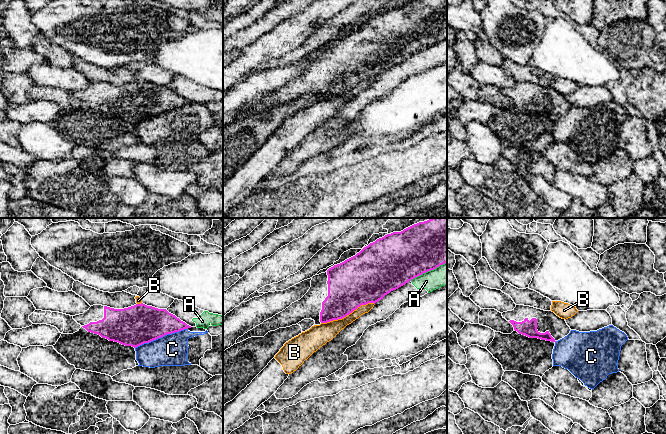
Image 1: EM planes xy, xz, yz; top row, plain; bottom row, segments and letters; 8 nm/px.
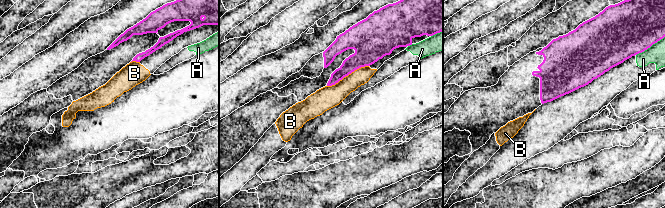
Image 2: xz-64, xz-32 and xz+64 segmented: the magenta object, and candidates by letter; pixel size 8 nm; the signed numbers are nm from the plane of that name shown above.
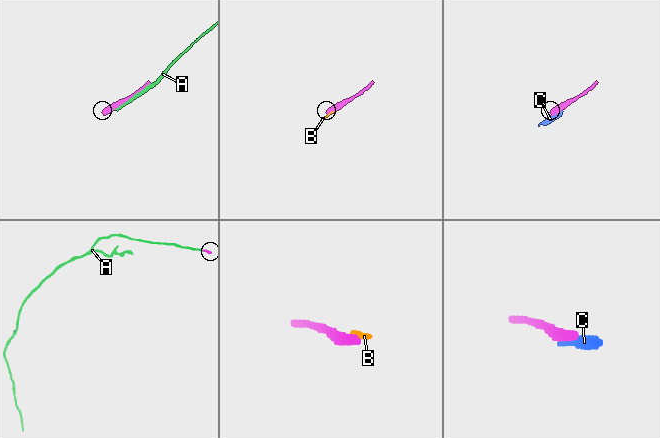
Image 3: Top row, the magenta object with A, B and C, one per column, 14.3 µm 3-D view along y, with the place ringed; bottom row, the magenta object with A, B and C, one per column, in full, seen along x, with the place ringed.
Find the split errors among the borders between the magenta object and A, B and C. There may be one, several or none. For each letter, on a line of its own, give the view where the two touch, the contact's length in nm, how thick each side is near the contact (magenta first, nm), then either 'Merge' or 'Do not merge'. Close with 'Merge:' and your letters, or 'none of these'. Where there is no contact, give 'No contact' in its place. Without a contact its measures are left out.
A: Touches magenta in xz. Shared border 320 nm. Thickness 400 nm (magenta) against 170 nm. Do not merge
B: Touches magenta in xz. Shared border 460 nm. Thickness 380 nm (magenta) against 160 nm. Do not merge
C: Touches magenta in xy. Shared border 460 nm. Thickness 320 nm (magenta) against 260 nm. Do not merge
Merge: none of these

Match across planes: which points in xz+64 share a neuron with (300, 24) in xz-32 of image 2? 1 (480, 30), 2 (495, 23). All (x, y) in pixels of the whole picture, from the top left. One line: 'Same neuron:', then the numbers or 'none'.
Same neuron: none

